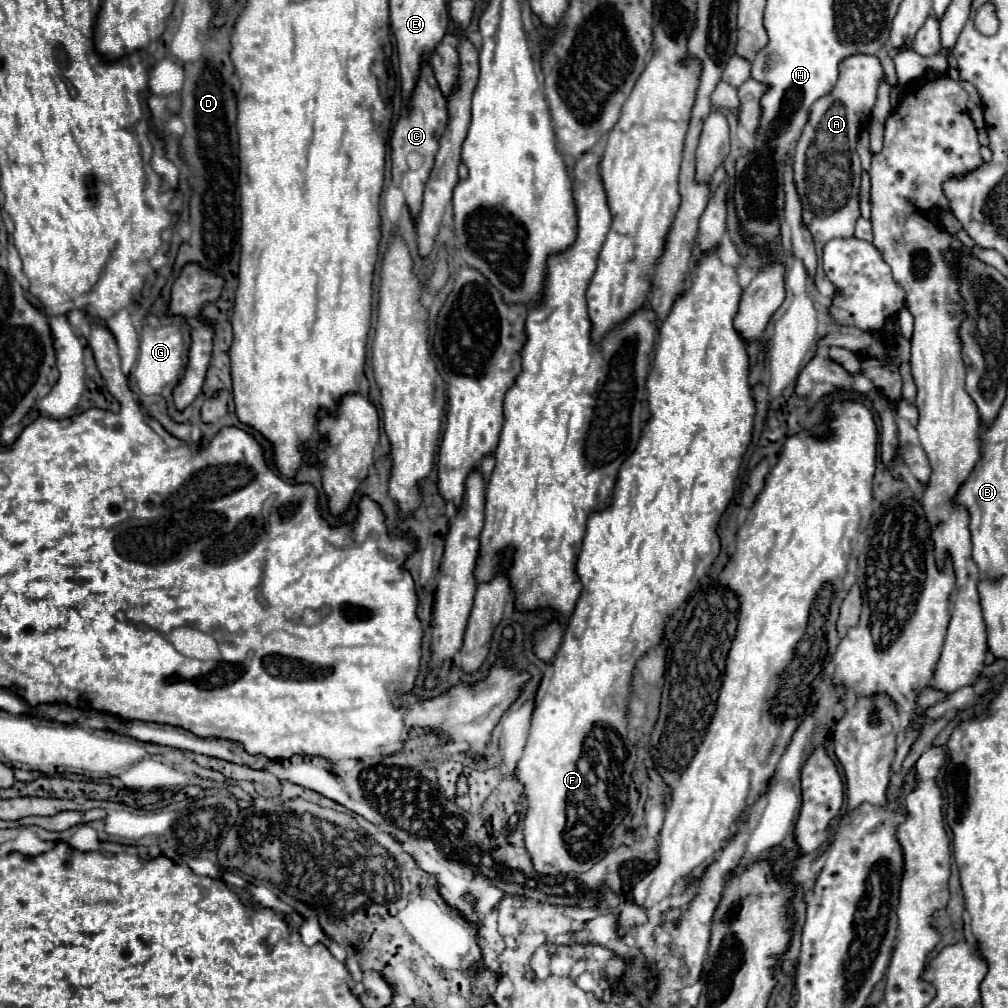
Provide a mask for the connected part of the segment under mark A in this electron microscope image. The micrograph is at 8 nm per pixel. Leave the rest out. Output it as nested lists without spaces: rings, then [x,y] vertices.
[[[852,55],[840,63],[840,77],[834,91],[820,97],[810,107],[808,127],[814,129],[814,139],[806,151],[806,207],[804,225],[810,233],[834,233],[834,237],[854,237],[854,223],[860,217],[860,161],[856,153],[856,139],[864,125],[872,117],[872,109],[878,97],[878,83],[882,79],[882,65],[878,57]]]

